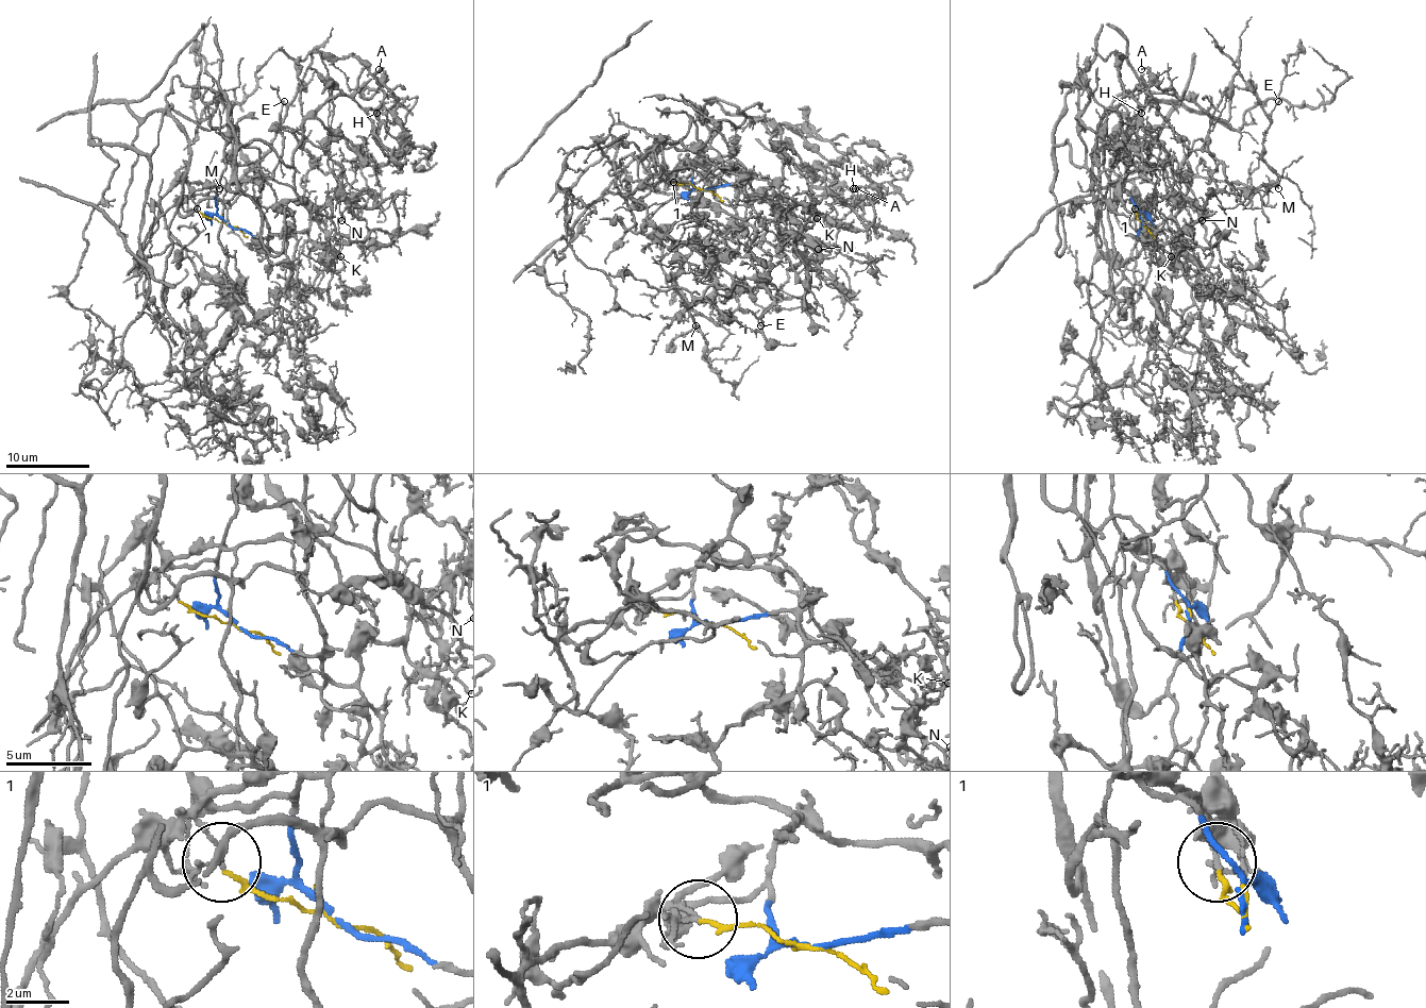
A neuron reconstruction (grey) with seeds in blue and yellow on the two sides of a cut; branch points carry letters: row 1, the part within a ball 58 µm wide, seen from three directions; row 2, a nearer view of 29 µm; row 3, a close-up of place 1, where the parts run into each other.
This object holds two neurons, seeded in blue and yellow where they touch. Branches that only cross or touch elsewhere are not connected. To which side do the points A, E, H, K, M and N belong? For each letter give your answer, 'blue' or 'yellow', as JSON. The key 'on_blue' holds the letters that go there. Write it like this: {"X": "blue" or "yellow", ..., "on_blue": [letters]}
{"A": "blue", "E": "yellow", "H": "blue", "K": "blue", "M": "yellow", "N": "blue", "on_blue": ["A", "H", "K", "N"]}

